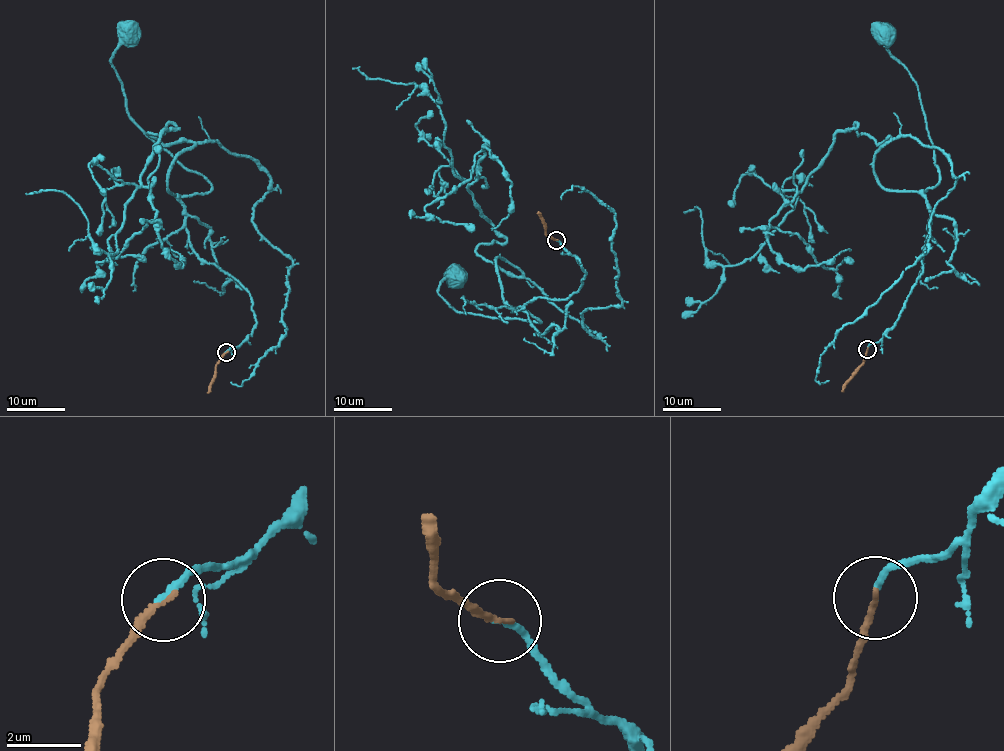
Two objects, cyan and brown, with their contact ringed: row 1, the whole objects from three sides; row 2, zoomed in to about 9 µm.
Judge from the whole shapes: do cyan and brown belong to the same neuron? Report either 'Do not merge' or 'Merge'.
Merge

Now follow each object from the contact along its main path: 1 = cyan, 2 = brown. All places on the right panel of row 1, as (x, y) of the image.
1: (867, 349), (892, 325), (921, 274), (930, 207), (925, 194), (940, 177), (917, 83), (886, 47), (884, 32)
2: (867, 349), (863, 364), (842, 391)

